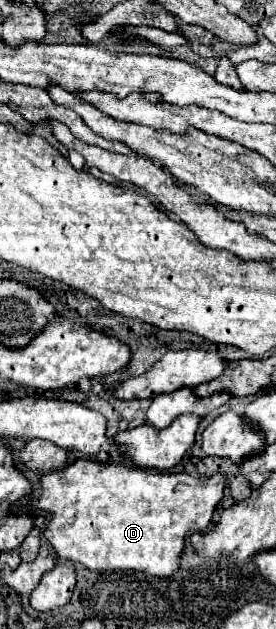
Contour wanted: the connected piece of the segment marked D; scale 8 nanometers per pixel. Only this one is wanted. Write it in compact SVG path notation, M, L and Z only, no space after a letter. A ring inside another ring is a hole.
M85 457L59 471L43 475L39 485L41 497L33 499L31 507L51 515L45 537L61 561L77 561L91 571L133 569L155 577L173 575L173 571L179 567L185 535L203 531L213 517L215 505L223 497L223 477L219 475L209 479L195 479L187 473L159 473L137 467L129 469L125 465L97 463Z

